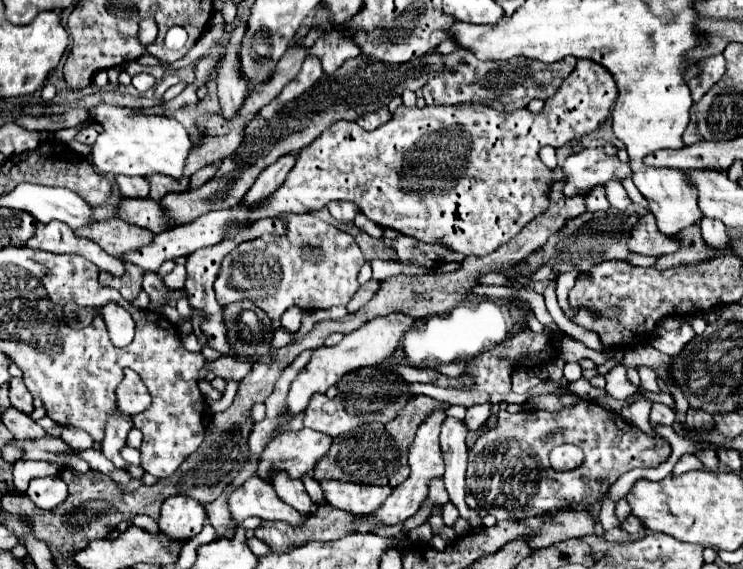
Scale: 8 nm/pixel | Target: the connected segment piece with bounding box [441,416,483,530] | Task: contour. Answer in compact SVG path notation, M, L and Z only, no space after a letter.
M447 416L441 430L441 446L443 446L443 458L445 458L445 474L443 482L449 492L449 500L459 510L459 516L463 516L473 530L479 530L483 526L483 520L475 508L469 508L465 502L465 468L467 468L467 426L465 420Z

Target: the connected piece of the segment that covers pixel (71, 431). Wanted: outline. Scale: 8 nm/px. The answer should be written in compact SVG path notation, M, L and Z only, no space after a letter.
M65 426L61 432L61 438L75 450L87 450L93 446L91 436L79 428L73 428L73 426Z

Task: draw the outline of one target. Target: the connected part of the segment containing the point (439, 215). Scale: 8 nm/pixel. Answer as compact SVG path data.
M577 60L575 70L563 80L563 84L559 86L559 90L557 90L551 98L545 100L543 112L537 112L537 114L535 114L535 112L529 112L529 110L517 110L517 112L507 114L507 112L497 112L497 110L493 110L493 108L489 108L489 106L483 106L483 104L471 104L471 102L467 102L467 104L455 104L455 106L425 106L423 110L421 110L421 108L405 108L405 106L399 106L399 108L393 112L391 120L385 122L383 126L379 126L377 130L373 130L373 132L365 132L363 128L359 128L357 122L337 122L335 126L331 126L331 130L325 130L323 136L319 136L315 142L311 142L311 146L307 146L307 148L301 150L301 154L297 156L297 164L295 164L293 170L289 172L285 184L283 184L267 202L263 202L263 204L257 206L255 210L245 210L245 208L241 208L241 206L235 206L235 208L231 208L231 210L207 212L207 214L199 216L197 220L193 220L193 222L189 222L189 224L181 224L181 226L175 226L175 228L171 228L171 230L167 230L167 232L163 232L163 234L155 234L151 246L147 246L145 250L135 250L135 254L127 254L127 260L133 262L133 264L137 264L137 266L141 266L143 270L153 270L153 272L155 272L165 260L175 260L175 258L179 258L179 256L189 256L189 254L193 254L193 252L199 250L199 248L207 248L207 246L219 244L219 242L223 240L223 230L225 230L225 226L227 226L231 220L247 222L247 224L249 224L249 222L253 222L253 220L273 218L273 216L279 214L279 212L301 214L301 212L307 212L307 210L319 210L319 208L323 208L323 206L325 206L327 202L331 202L331 200L349 200L349 202L355 202L355 204L359 206L359 210L361 210L369 220L373 220L375 224L379 224L379 226L383 226L383 228L393 228L393 230L397 230L399 234L411 236L411 238L415 238L415 240L419 240L419 242L425 242L425 244L439 244L439 246L445 246L445 248L449 248L449 250L453 250L453 252L461 252L461 254L465 254L465 256L485 256L485 254L491 254L493 250L497 250L499 246L503 246L505 242L509 242L513 236L517 236L529 220L533 220L535 216L543 214L543 210L547 210L547 206L549 206L549 194L551 194L551 186L553 186L553 170L549 170L549 168L539 160L539 150L541 150L543 146L561 148L561 146L565 146L565 144L569 144L569 142L573 142L573 140L577 140L577 138L581 138L581 136L585 136L585 134L591 134L593 130L601 128L603 122L609 118L609 112L611 112L611 108L613 108L613 104L615 104L617 92L619 92L619 90L617 90L615 78L613 78L613 74L611 74L607 68L599 66L599 64L593 62L593 60Z

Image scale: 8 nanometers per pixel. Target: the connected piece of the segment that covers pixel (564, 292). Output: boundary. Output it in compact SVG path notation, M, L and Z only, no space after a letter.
M574 268L573 271L564 272L557 278L556 294L559 305L566 316L571 315L572 308L568 303L568 294L576 282L576 277L580 274L580 270Z

